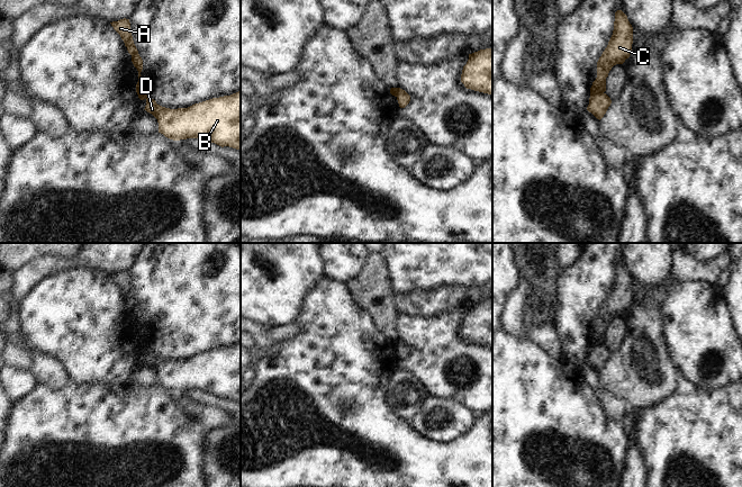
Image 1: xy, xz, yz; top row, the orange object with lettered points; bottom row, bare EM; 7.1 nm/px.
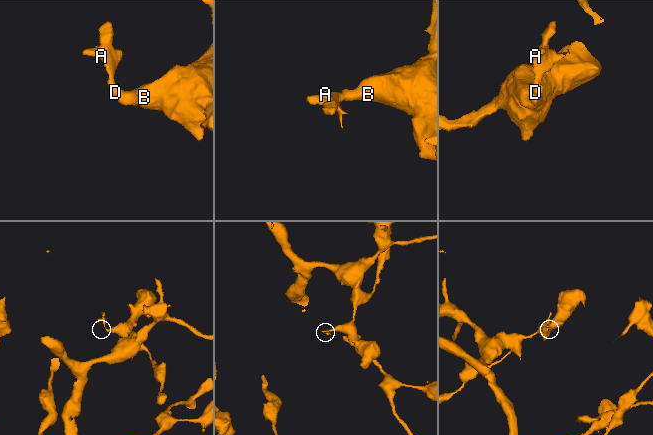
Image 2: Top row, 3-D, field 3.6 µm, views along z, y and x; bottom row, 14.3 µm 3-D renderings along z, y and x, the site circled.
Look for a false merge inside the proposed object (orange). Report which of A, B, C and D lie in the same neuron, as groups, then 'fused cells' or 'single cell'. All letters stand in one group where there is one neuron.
A C / B D; fused cells

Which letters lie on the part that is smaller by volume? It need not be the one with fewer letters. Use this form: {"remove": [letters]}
{"remove": ["A", "C"]}

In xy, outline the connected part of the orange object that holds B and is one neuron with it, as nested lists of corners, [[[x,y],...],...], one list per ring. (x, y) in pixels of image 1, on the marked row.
[[[241,91],[178,109],[162,107],[148,97],[144,110],[157,119],[159,133],[170,139],[201,138],[241,151]]]

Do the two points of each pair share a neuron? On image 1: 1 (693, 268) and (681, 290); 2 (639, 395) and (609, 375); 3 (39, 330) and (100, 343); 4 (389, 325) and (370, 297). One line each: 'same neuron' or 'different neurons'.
1: different neurons
2: same neuron
3: same neuron
4: same neuron

